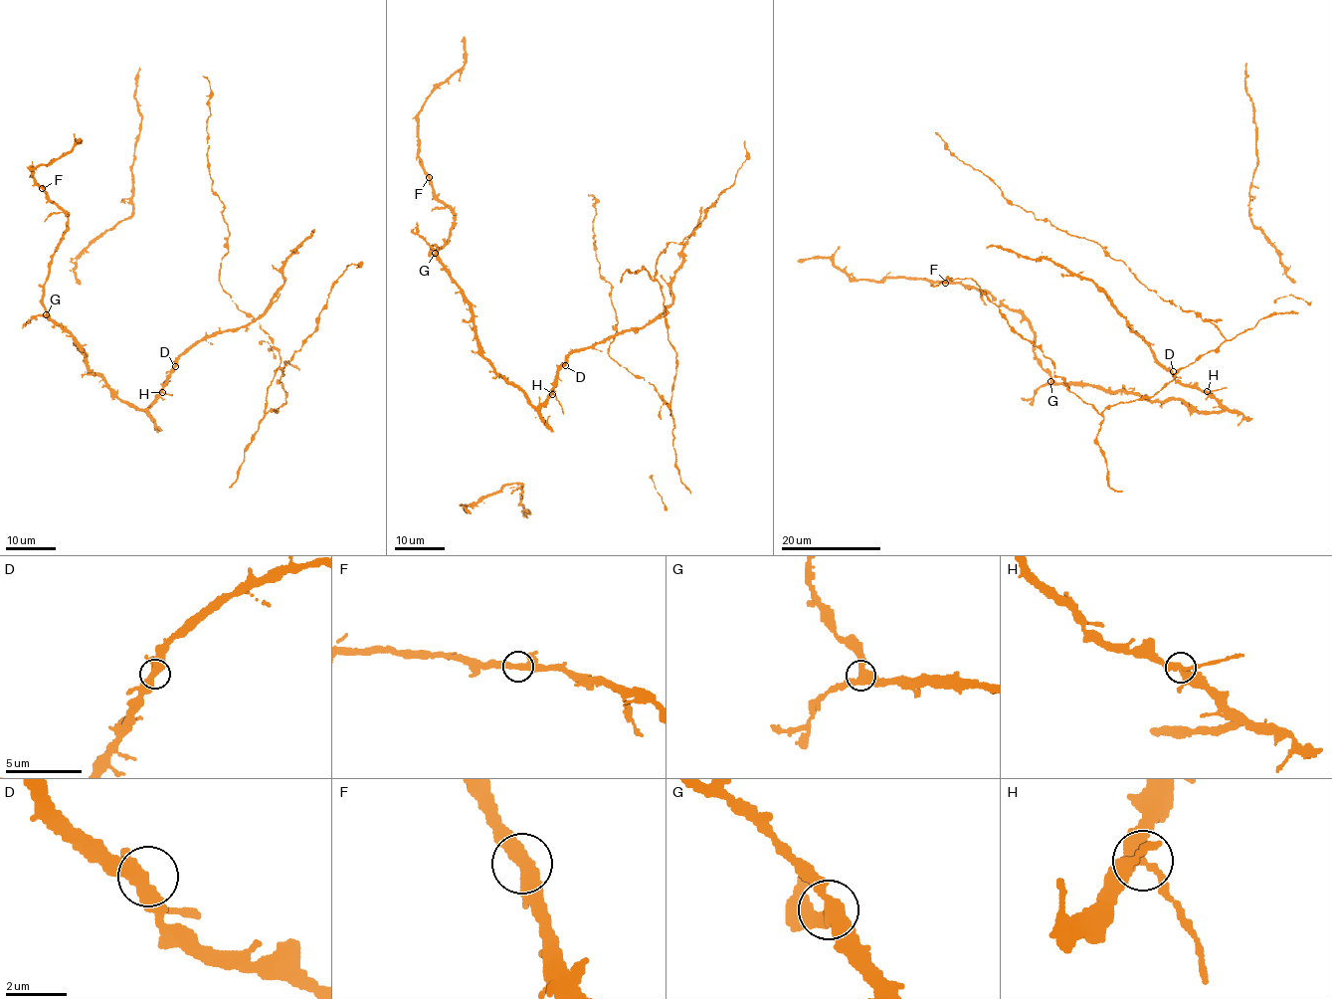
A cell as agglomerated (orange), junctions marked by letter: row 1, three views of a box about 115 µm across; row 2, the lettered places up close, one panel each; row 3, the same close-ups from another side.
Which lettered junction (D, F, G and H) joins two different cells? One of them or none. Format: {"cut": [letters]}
{"cut": []}

